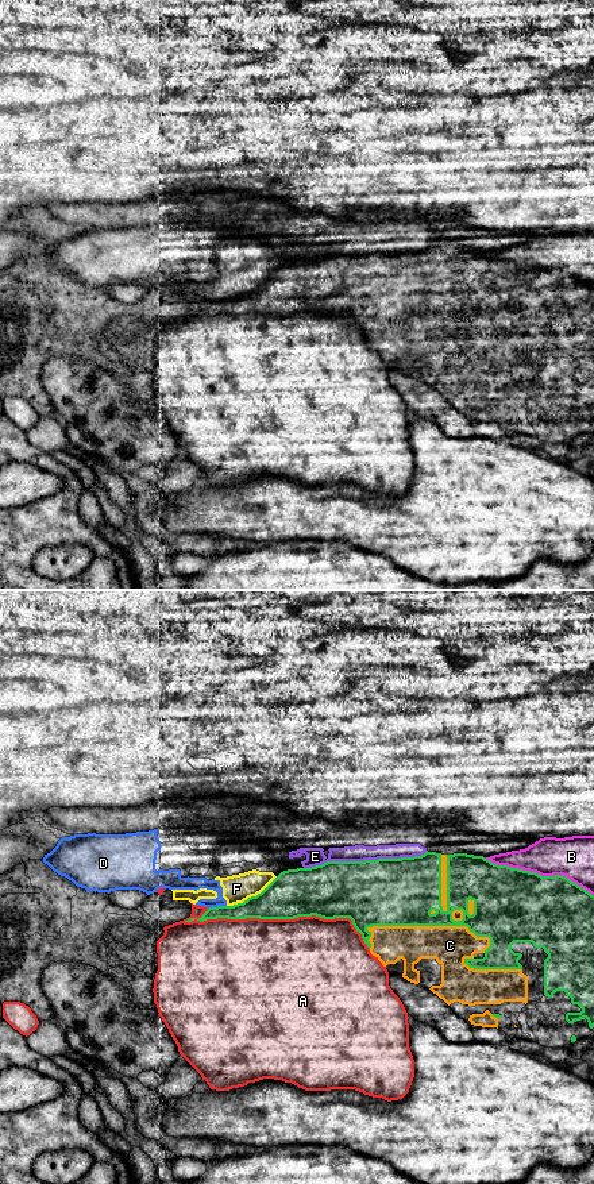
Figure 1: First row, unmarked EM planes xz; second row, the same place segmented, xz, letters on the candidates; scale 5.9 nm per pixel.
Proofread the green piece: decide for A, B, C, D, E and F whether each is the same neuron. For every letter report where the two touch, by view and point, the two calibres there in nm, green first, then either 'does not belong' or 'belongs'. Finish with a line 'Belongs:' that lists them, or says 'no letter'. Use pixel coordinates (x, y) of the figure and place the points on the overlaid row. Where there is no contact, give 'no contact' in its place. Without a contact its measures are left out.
A: contact xz (282, 918); calibres 280 and 500 nm; does not belong
B: contact xz (537, 874); calibres 440 and 240 nm; does not belong
C: contact xz (431, 925); calibres 400 and 240 nm; belongs
D: contact xz (218, 906); calibres 140 and 80 nm; does not belong
E: contact xz (365, 860); calibres 400 and 100 nm; does not belong
F: contact xz (251, 897); calibres 280 and 170 nm; does not belong
Belongs: C

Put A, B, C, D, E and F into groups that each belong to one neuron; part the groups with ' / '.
A / B / C / D F / E

